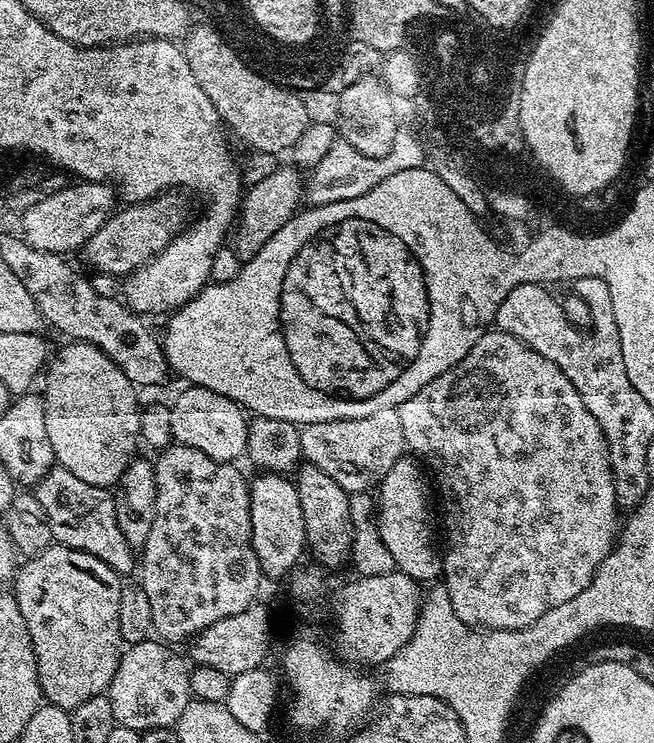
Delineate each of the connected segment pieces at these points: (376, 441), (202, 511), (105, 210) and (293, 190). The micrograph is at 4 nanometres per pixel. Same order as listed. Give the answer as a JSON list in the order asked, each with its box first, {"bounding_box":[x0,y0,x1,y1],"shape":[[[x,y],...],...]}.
[{"bounding_box":[300,408,406,494],"shape":[[[395,408],[378,410],[378,414],[370,414],[366,418],[353,420],[331,420],[330,422],[314,422],[300,428],[300,451],[307,463],[318,466],[318,470],[326,470],[338,486],[342,486],[349,494],[368,492],[375,489],[380,481],[390,474],[397,462],[405,455],[406,445],[402,434],[402,418]]]},{"bounding_box":[138,443,262,646],"shape":[[[173,443],[161,451],[154,460],[156,466],[156,505],[154,506],[154,526],[150,526],[150,538],[146,538],[142,551],[138,556],[138,573],[140,579],[138,585],[146,592],[150,600],[150,616],[153,619],[153,633],[161,641],[172,646],[191,641],[202,630],[214,626],[216,622],[222,622],[224,618],[230,618],[234,614],[242,614],[247,608],[251,608],[257,599],[256,591],[260,588],[262,573],[258,566],[258,558],[254,554],[252,545],[252,527],[250,526],[250,498],[248,497],[249,481],[244,480],[242,473],[236,469],[237,465],[223,460],[211,460],[202,454],[202,450],[194,450],[190,446],[182,446]]]},{"bounding_box":[21,181,118,256],"shape":[[[79,181],[68,184],[64,189],[56,191],[53,195],[39,197],[38,200],[34,204],[29,203],[21,215],[21,235],[34,249],[62,256],[74,249],[77,251],[88,243],[89,238],[104,225],[112,212],[115,211],[116,205],[114,205],[114,202],[117,203],[118,198],[115,189],[109,184]]]},{"bounding_box":[234,167,306,262],"shape":[[[287,167],[262,177],[249,192],[247,189],[243,193],[238,209],[238,223],[234,228],[234,251],[241,262],[254,259],[258,250],[262,250],[262,246],[266,246],[266,242],[270,242],[270,238],[274,238],[274,234],[278,234],[278,230],[282,230],[282,226],[286,226],[286,222],[290,222],[290,218],[301,211],[306,184],[302,178],[300,181],[301,173],[295,167]]]}]

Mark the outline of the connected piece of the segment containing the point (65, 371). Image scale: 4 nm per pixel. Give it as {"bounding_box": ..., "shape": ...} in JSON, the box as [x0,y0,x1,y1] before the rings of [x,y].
{"bounding_box":[42,342,140,486],"shape":[[[72,342],[64,348],[60,356],[53,355],[42,376],[44,392],[42,399],[46,410],[46,434],[50,434],[50,446],[54,446],[54,454],[59,467],[70,470],[82,482],[101,486],[115,485],[124,468],[134,458],[132,443],[140,437],[140,404],[134,402],[134,385],[124,379],[115,365],[109,363],[107,357],[91,344]]]}

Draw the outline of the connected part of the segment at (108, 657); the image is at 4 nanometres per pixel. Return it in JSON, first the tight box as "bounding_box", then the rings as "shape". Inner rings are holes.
{"bounding_box":[14,546,122,710],"shape":[[[53,546],[45,550],[42,554],[25,559],[19,565],[14,577],[14,585],[16,584],[14,595],[18,602],[18,610],[22,610],[22,618],[26,618],[26,630],[30,630],[30,642],[32,643],[34,658],[38,666],[40,690],[43,699],[47,703],[67,710],[73,710],[82,706],[88,699],[95,696],[103,696],[109,691],[122,653],[122,641],[120,639],[118,624],[119,596],[122,589],[122,581],[120,582],[120,580],[121,577],[110,566],[106,566],[106,562],[102,562],[94,554],[86,554],[82,550],[74,550],[73,548]]]}

